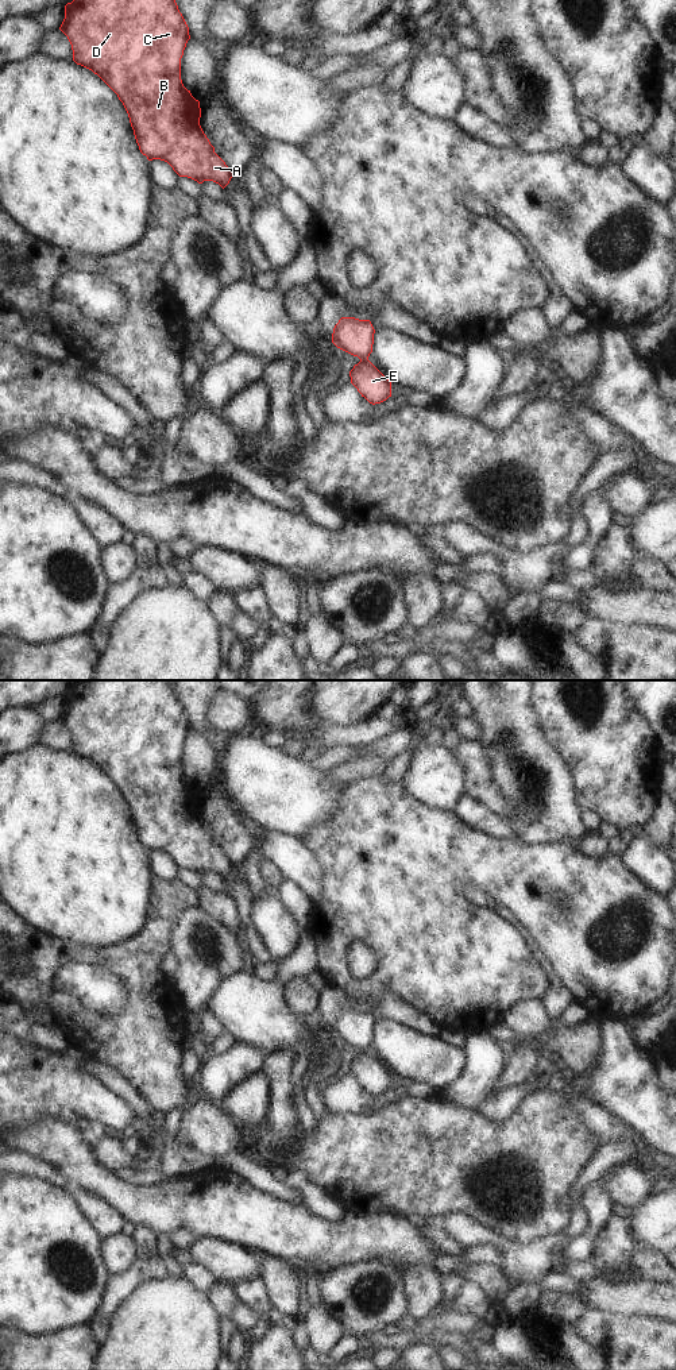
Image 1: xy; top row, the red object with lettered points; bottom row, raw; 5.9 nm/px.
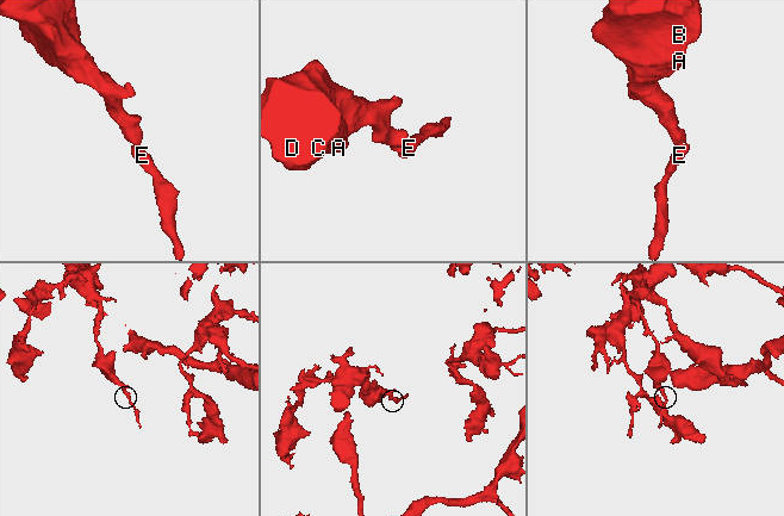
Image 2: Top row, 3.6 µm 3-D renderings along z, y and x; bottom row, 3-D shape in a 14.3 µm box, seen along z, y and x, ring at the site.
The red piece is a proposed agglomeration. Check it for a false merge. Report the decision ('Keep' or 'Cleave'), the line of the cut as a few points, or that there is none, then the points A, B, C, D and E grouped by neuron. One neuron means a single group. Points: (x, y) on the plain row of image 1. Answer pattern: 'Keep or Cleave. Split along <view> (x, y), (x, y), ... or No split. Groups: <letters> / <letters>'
Cleave. Split along xy (367, 1049), (360, 1052). Groups: A B C D / E

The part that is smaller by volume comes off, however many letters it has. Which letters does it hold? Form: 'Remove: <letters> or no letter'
Remove: E

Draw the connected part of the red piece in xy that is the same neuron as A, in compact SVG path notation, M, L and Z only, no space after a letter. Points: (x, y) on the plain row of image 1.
M78 680L74 691L65 696L59 721L72 736L73 752L97 765L117 786L128 804L139 841L148 852L165 852L179 868L198 875L213 872L223 880L229 875L233 864L204 825L200 792L181 771L181 749L190 726L175 694L174 680Z

